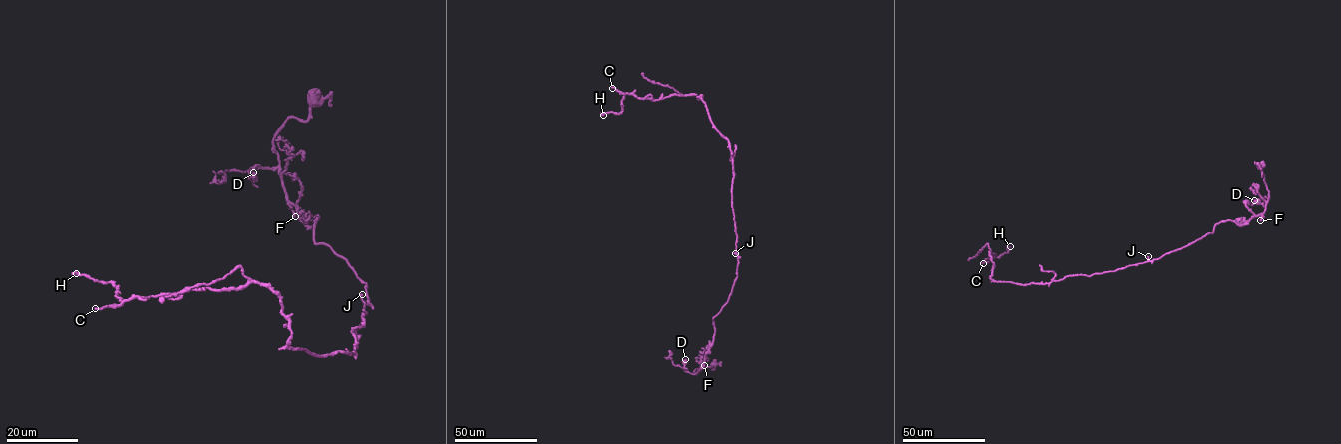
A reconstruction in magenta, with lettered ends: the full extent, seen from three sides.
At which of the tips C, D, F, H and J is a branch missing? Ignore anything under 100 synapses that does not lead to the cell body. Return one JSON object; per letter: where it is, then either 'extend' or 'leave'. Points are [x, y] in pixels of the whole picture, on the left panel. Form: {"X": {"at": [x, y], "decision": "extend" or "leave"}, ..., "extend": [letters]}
{"C": {"at": [95, 308], "decision": "extend"}, "D": {"at": [253, 172], "decision": "leave"}, "F": {"at": [295, 216], "decision": "leave"}, "H": {"at": [76, 273], "decision": "leave"}, "J": {"at": [362, 294], "decision": "leave"}, "extend": ["C"]}

